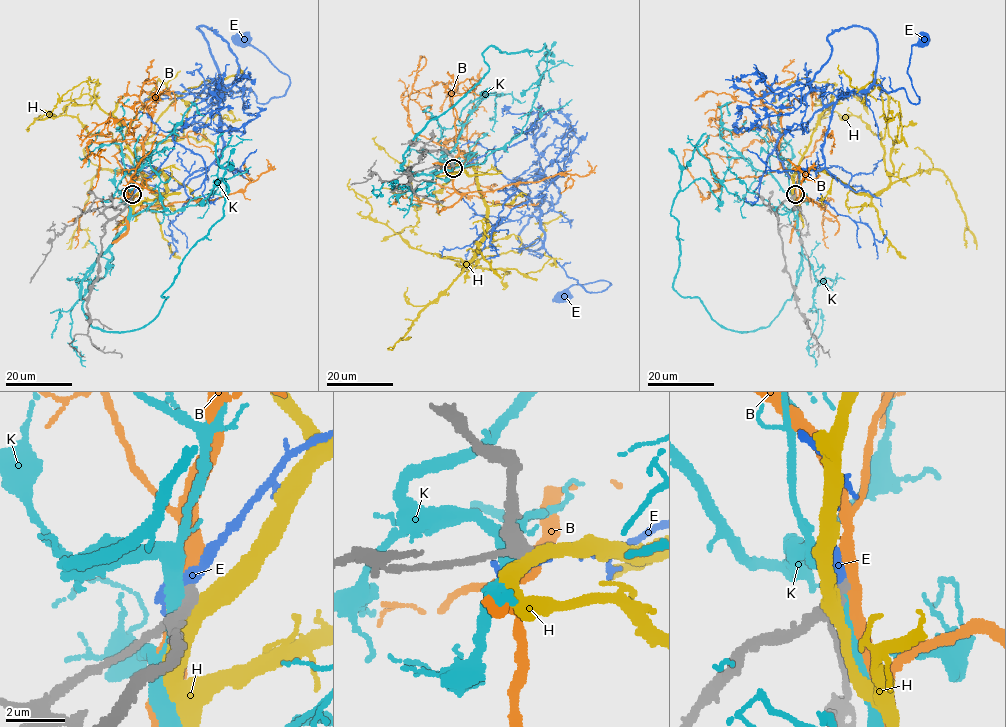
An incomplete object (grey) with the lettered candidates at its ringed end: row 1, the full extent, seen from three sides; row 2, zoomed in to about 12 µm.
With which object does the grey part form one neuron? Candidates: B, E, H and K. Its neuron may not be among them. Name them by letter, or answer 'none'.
none

